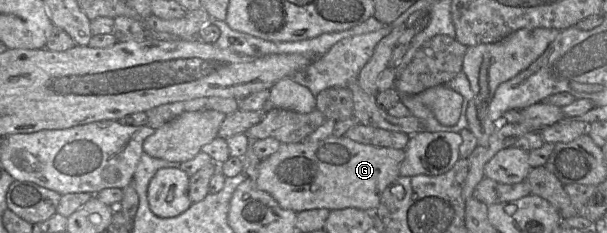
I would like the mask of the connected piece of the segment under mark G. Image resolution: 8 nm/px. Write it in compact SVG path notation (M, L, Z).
M345 136L282 144L277 152L262 160L256 186L269 193L283 209L297 213L350 207L373 212L383 191L400 176L404 159L403 149L366 145Z

